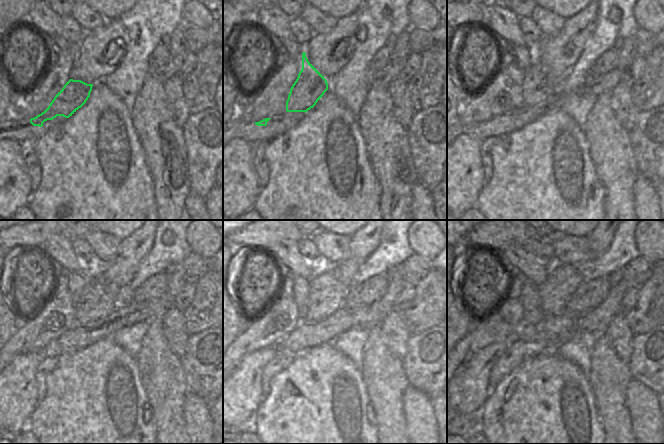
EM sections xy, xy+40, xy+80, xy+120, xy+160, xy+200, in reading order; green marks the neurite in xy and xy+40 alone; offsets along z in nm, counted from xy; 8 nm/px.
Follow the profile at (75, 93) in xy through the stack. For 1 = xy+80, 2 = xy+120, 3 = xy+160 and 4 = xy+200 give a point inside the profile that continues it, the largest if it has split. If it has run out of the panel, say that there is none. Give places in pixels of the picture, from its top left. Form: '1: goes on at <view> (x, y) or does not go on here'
1: goes on at xy+80 (538, 85)
2: goes on at xy+120 (98, 300)
3: goes on at xy+160 (329, 288)
4: goes on at xy+200 (562, 280)

